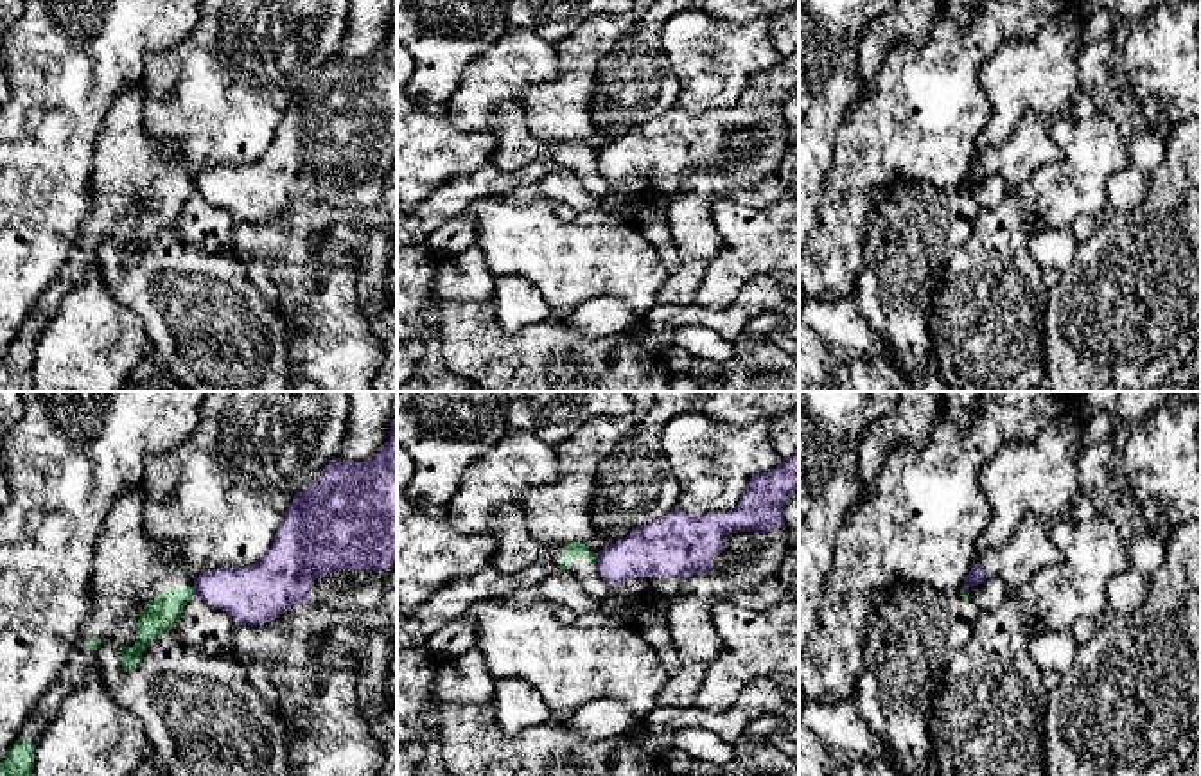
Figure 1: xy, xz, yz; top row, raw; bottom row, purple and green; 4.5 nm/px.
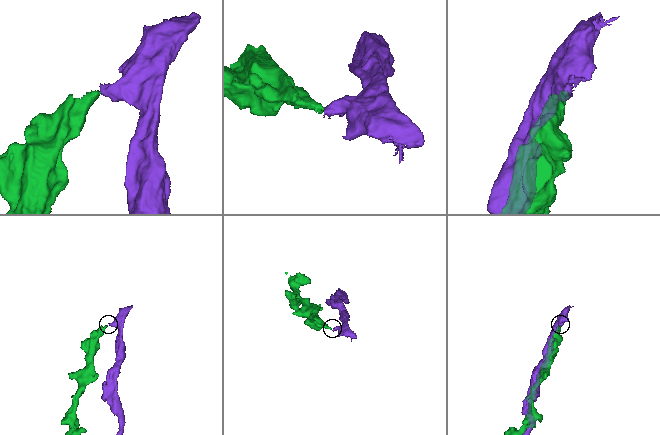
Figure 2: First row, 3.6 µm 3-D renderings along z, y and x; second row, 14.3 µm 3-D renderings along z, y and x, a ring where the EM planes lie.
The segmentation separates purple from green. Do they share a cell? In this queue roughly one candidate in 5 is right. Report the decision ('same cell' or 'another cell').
another cell

